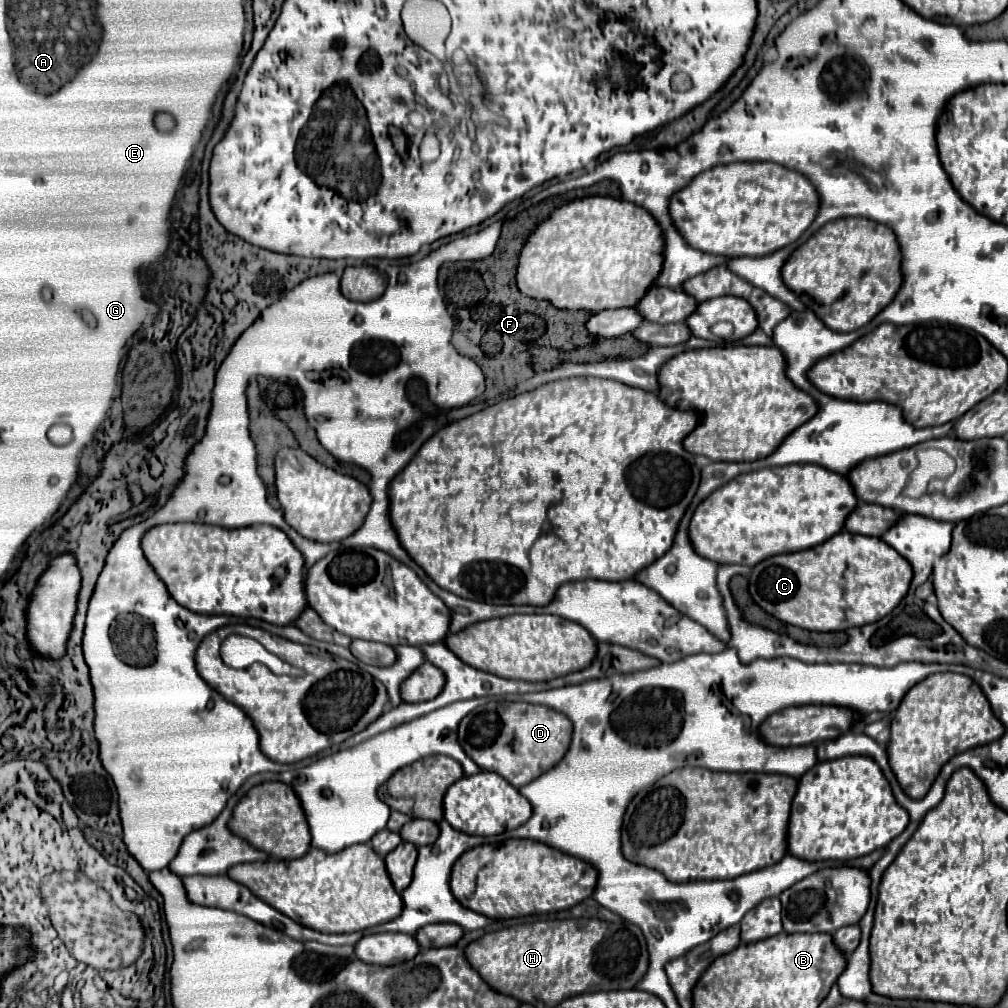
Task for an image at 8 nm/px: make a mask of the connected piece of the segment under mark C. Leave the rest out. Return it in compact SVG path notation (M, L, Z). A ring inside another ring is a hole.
M841 530L823 546L759 562L749 576L749 592L765 612L787 624L833 632L865 626L887 616L909 592L911 580L911 564L887 542Z

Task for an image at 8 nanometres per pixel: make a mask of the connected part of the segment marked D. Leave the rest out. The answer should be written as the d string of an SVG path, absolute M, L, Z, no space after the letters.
M489 702L475 708L459 724L459 744L467 750L481 770L491 770L515 788L523 788L549 768L553 768L569 750L573 734L571 720L547 706L525 702Z

